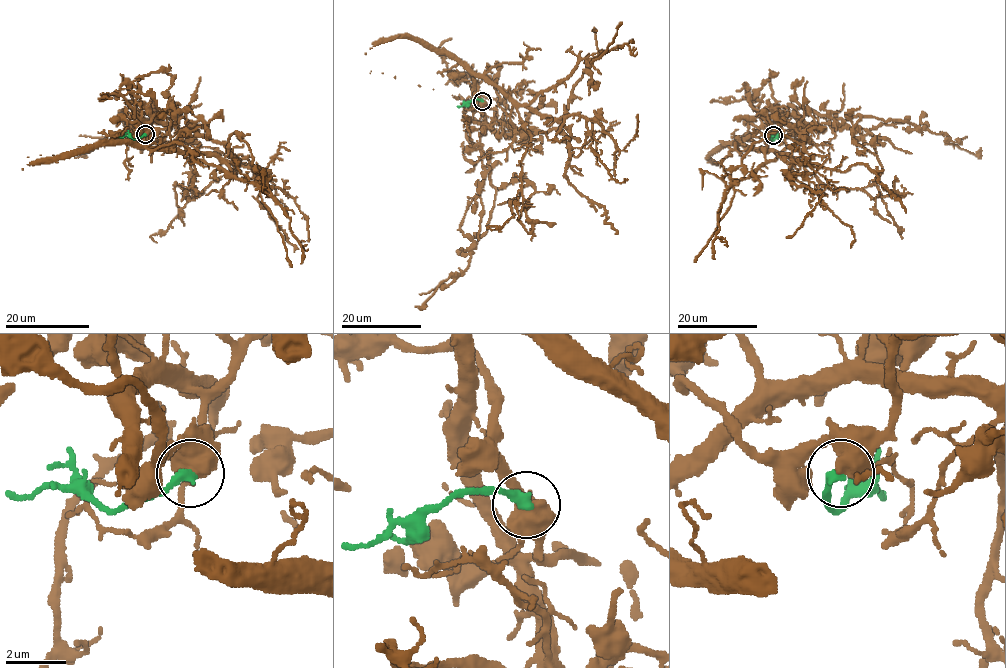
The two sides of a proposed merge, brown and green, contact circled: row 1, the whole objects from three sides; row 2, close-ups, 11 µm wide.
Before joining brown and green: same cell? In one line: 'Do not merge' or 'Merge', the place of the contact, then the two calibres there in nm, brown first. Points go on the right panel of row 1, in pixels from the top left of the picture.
Do not merge. Place: (773, 135). Thickness 550 nm (brown) against 340 nm

